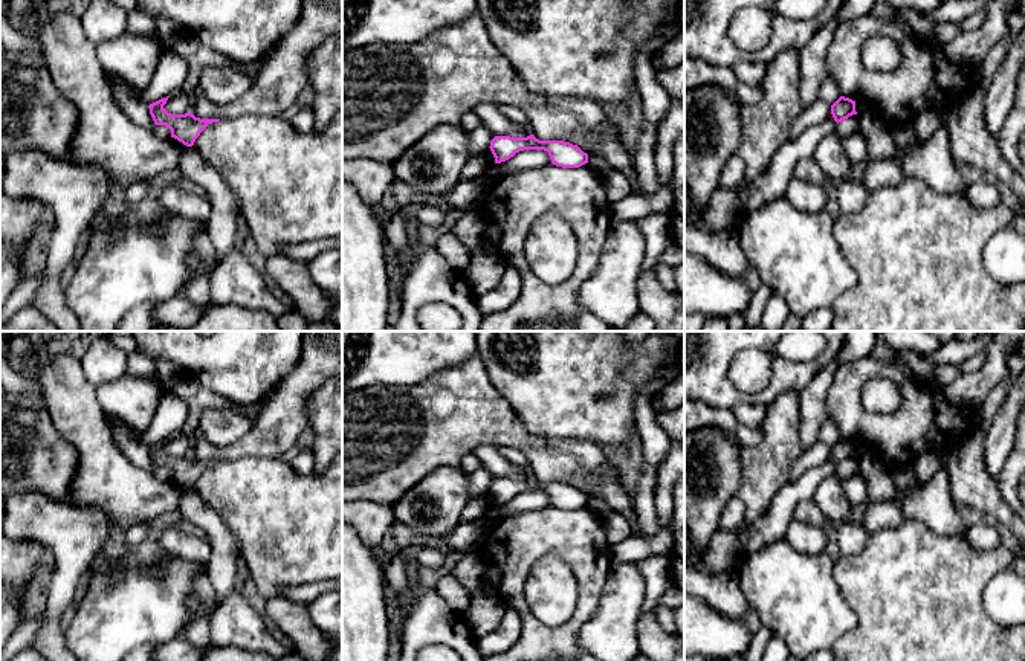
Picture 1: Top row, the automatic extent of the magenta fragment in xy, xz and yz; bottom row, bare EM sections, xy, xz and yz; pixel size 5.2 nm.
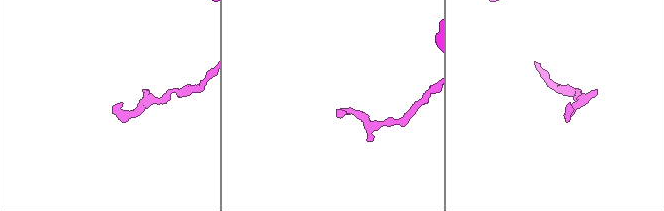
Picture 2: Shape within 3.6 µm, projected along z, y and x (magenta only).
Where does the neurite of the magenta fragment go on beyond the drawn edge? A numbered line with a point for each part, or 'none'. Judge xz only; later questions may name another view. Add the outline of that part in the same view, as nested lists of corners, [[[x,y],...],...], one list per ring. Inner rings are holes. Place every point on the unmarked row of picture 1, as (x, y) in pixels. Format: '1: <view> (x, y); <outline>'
none

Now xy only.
none

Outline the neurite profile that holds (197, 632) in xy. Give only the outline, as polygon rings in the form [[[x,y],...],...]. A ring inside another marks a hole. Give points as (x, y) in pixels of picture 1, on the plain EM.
[[[196,617],[182,632],[182,637],[197,647],[206,650],[211,647],[211,617]]]

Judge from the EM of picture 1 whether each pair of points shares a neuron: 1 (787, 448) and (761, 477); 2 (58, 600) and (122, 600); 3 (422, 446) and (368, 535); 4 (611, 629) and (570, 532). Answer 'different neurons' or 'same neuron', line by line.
1: same neuron
2: different neurons
3: different neurons
4: different neurons

